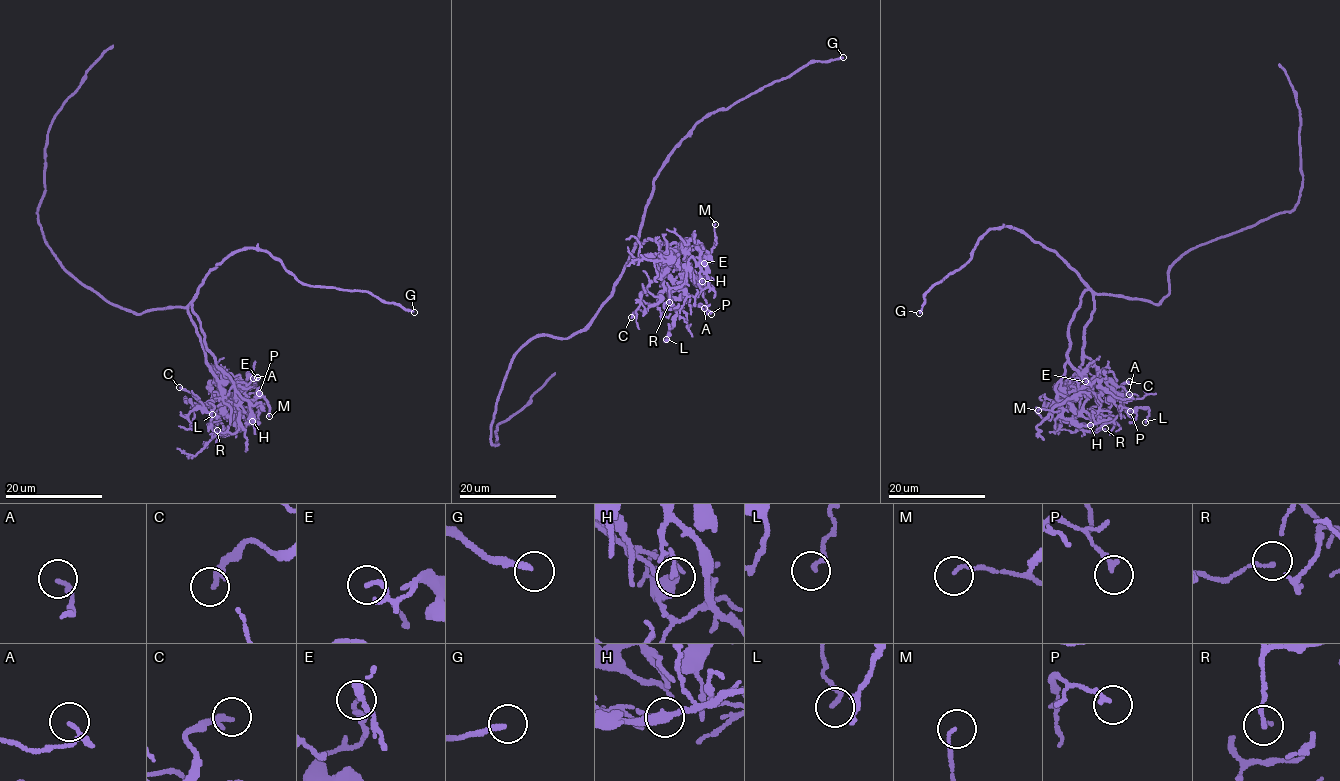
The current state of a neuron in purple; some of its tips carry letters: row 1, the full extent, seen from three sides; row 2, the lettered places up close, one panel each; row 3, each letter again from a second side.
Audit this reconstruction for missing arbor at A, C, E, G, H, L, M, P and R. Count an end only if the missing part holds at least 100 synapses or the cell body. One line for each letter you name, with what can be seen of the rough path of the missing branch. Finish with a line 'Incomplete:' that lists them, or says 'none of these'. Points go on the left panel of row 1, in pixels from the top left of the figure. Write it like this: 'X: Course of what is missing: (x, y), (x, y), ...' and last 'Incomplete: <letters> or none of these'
Incomplete: none of these

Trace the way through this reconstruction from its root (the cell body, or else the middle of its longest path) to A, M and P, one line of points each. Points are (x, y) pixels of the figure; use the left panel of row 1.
A: (142, 312), (186, 308), (202, 341), (205, 361), (218, 379), (242, 391), (250, 377), (256, 385), (253, 378)
M: (142, 312), (191, 305), (207, 350), (215, 363), (244, 398), (264, 398), (269, 416)
P: (142, 312), (174, 306), (186, 308), (202, 341), (205, 361), (213, 371), (214, 384), (239, 398), (259, 393)

